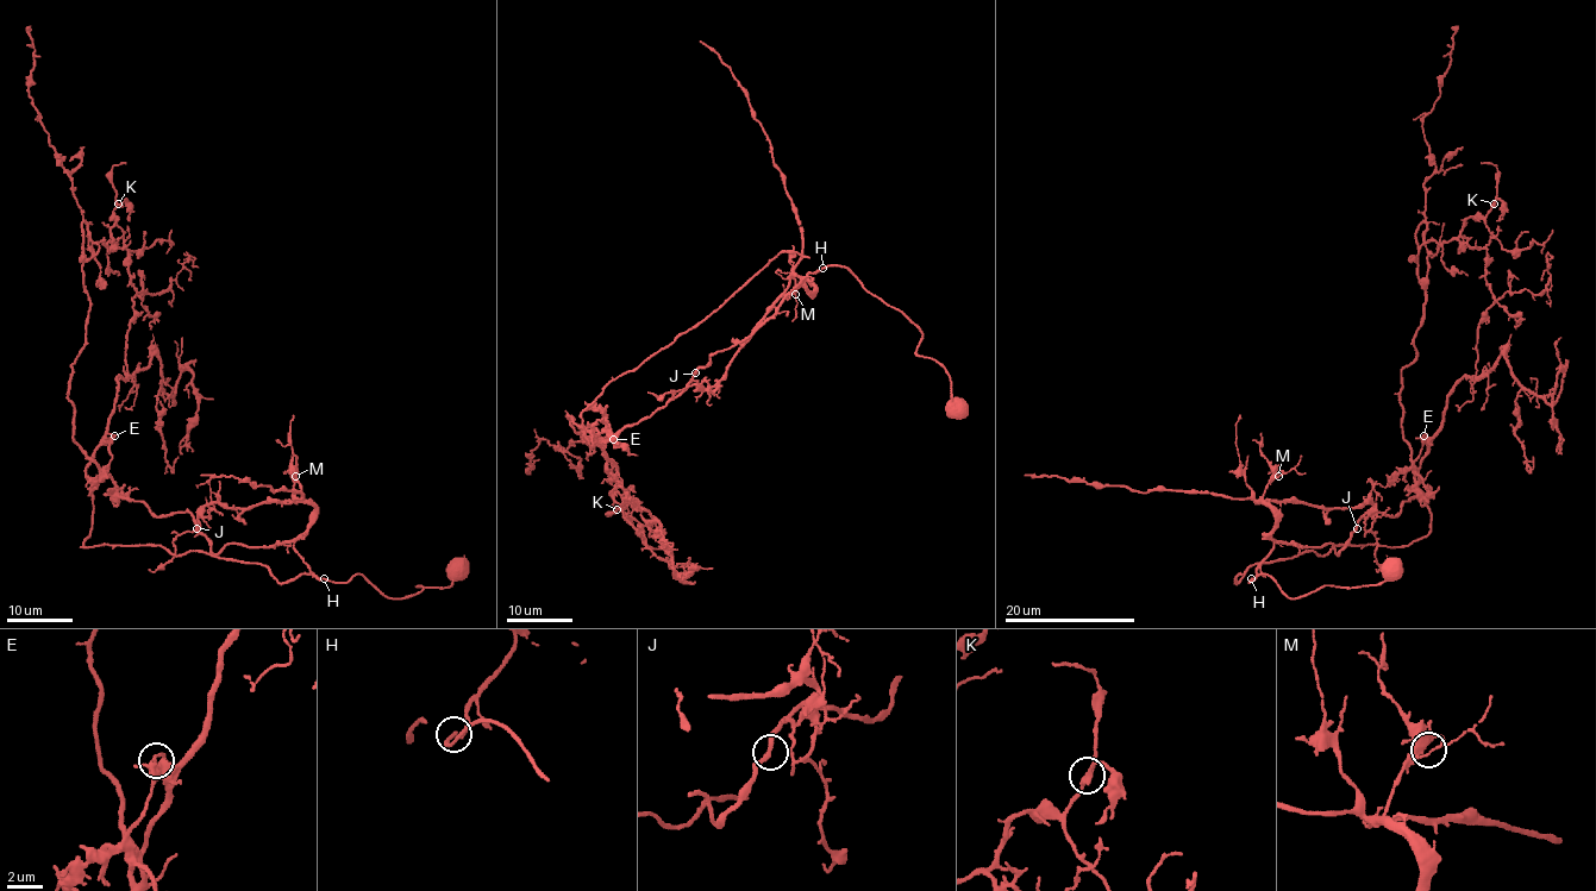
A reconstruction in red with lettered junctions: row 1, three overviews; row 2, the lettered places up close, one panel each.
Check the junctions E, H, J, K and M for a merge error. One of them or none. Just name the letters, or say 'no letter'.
E

